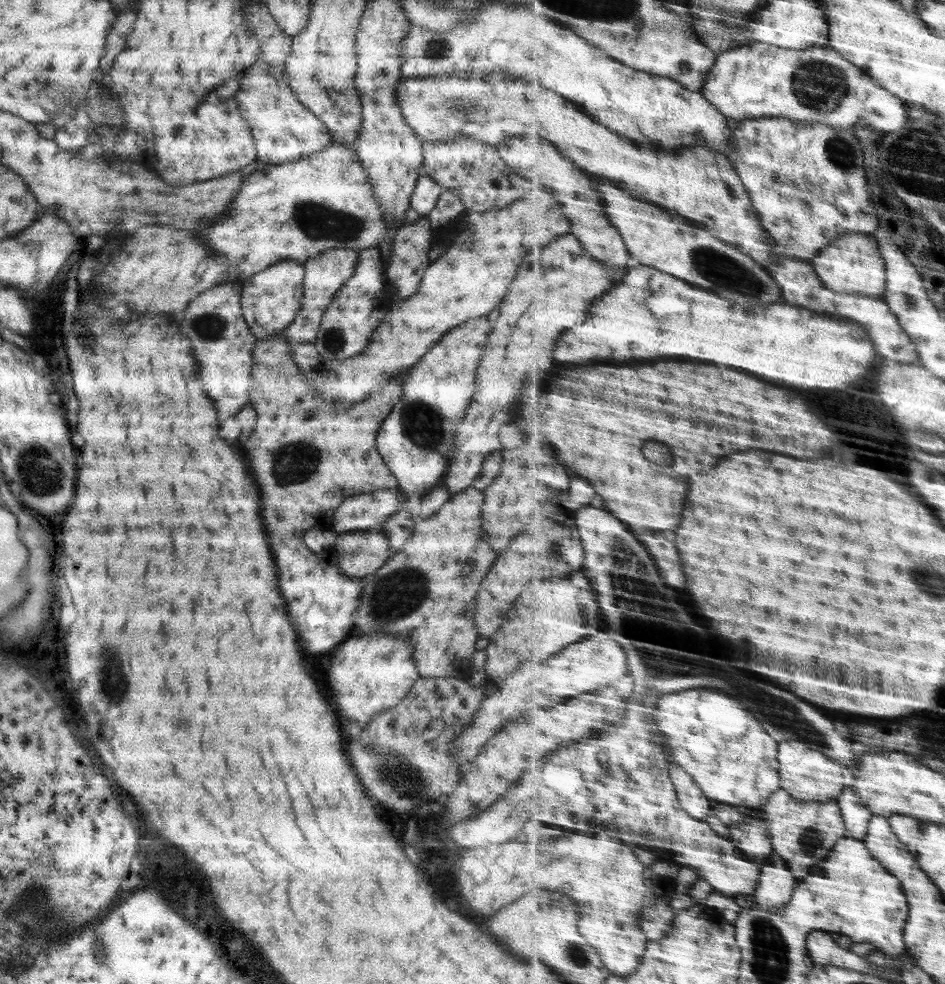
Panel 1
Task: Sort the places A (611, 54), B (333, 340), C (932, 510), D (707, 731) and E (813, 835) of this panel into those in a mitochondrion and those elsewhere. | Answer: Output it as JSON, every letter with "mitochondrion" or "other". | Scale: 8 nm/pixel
{"A":"other","B":"mitochondrion","C":"other","D":"other","E":"mitochondrion"}

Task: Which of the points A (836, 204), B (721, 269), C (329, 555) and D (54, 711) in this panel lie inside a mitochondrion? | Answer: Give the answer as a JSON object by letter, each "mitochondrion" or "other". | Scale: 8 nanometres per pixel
{"A":"other","B":"mitochondrion","C":"other","D":"other"}

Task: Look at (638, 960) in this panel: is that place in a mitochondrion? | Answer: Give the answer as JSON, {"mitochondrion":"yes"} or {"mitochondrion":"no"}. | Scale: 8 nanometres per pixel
{"mitochondrion":"no"}

